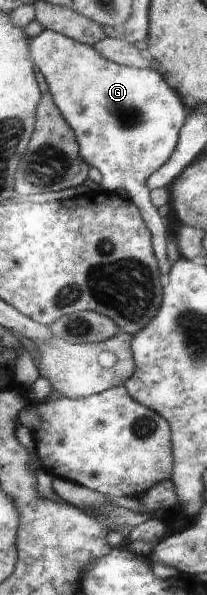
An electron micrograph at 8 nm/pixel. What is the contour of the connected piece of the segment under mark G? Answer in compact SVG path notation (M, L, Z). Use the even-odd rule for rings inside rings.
M43 29L30 40L31 58L35 58L35 66L44 76L50 93L55 98L55 104L63 114L67 114L66 121L78 137L82 157L91 166L101 172L102 190L116 192L119 188L126 190L127 196L142 210L146 225L153 235L154 253L162 267L163 282L167 282L171 264L167 259L167 237L169 221L161 216L159 210L151 202L152 192L145 181L156 170L159 170L175 150L180 128L183 126L191 107L170 81L155 69L140 69L120 65L105 58L94 46L77 42L67 35L51 29Z

